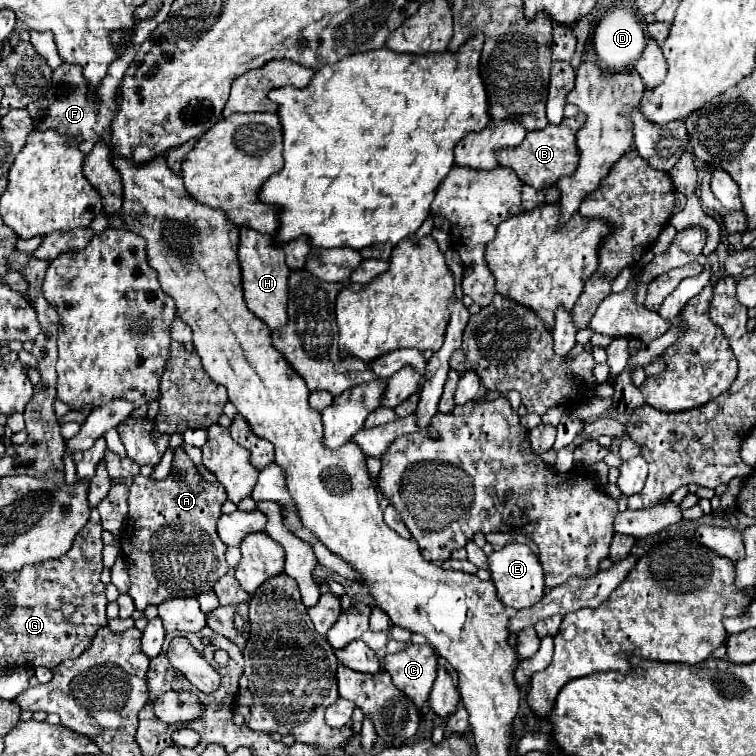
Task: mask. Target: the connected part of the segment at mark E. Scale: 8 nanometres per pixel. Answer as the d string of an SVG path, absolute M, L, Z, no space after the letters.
M508 544L504 548L498 548L488 556L488 566L490 566L492 580L496 584L496 590L498 590L498 598L502 600L504 606L520 610L520 608L530 608L542 600L542 596L544 596L544 570L538 562L538 556L530 550L530 546Z

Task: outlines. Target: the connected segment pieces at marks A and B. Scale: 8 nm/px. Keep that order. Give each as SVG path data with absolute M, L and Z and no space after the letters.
M182 450L174 452L172 470L174 474L164 480L152 480L138 474L130 488L130 516L120 546L122 552L126 552L132 580L128 594L140 612L148 606L158 606L168 598L190 598L210 592L228 572L224 560L226 544L220 542L216 534L220 506L226 502L226 490L222 490L222 484L206 482Z
M578 114L574 118L564 118L562 124L558 124L558 126L548 124L544 130L528 132L522 146L518 146L514 150L498 150L496 160L500 166L514 170L524 184L534 186L536 190L554 186L562 176L574 174L574 170L578 166L576 132L582 128L582 124L584 124L584 114Z

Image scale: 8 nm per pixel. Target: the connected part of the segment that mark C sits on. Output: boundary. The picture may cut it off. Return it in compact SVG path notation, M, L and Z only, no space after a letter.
M412 644L398 654L386 654L382 662L394 686L412 698L414 706L420 710L428 702L438 670L434 650L428 644Z

